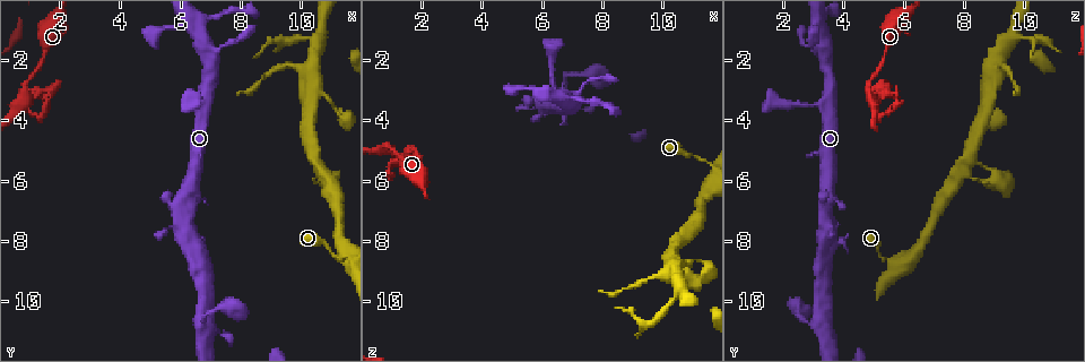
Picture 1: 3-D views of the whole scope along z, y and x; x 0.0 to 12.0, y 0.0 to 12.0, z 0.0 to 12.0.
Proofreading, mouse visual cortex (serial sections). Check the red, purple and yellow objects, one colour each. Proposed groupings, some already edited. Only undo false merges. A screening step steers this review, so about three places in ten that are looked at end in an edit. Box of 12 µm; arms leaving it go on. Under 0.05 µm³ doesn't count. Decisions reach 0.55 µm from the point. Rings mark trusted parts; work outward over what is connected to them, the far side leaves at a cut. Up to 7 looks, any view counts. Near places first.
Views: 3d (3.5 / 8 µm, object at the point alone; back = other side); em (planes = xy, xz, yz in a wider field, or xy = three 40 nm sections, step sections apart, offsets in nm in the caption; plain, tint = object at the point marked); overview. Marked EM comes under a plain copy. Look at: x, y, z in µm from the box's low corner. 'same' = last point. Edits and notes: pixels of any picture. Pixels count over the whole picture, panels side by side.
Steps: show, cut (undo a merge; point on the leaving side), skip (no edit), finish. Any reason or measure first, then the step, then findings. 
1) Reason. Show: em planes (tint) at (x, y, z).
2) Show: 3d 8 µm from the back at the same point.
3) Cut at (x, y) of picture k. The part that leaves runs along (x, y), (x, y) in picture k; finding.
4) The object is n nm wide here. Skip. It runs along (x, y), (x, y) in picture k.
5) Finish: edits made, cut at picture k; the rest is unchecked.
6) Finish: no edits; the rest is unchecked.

Abrupt turn. Show: 3d 8 µm from the back at (6.0, 6.8, 3.3).

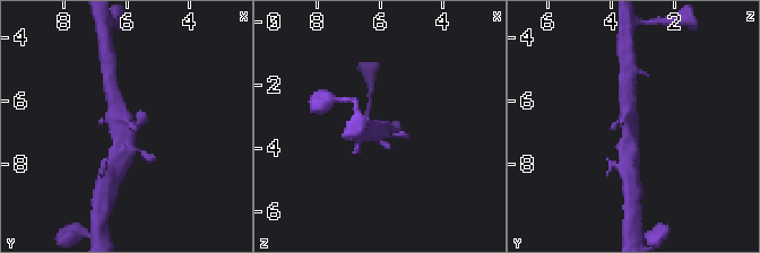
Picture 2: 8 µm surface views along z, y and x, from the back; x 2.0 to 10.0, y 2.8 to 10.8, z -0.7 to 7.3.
Closer look. Show: 3d 3.5 µm at (6.0, 6.8, 3.4).

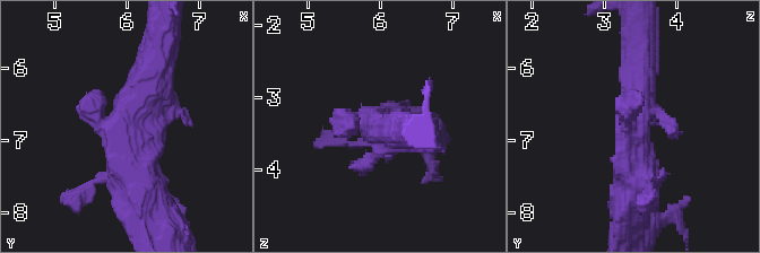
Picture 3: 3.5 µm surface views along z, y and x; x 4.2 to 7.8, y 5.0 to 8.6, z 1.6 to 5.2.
Shape alone is not enough. Show: em xy step 1 (tint) at (5.95, 6.80, 3.35).

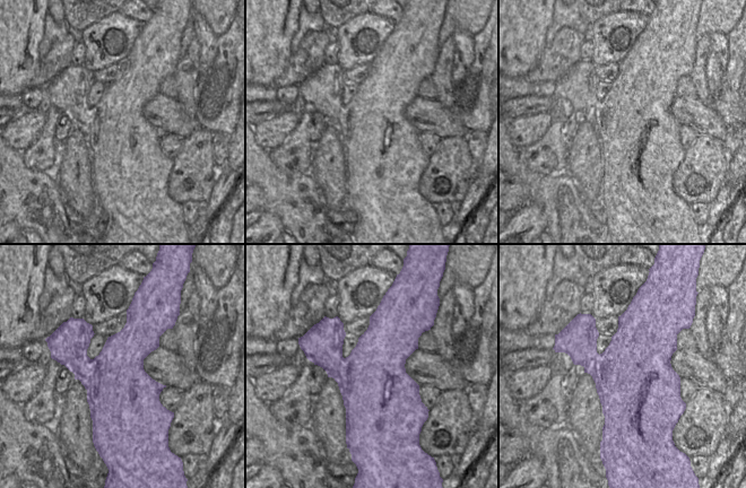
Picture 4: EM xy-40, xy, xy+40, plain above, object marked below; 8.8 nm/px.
Skip. It runs along (156, 63), (124, 119), (141, 202) in picture 3; all the same cell.

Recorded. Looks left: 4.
Four-way junction. Show: 3d 3.5 µm at (6.5, 1.0, 3.2).

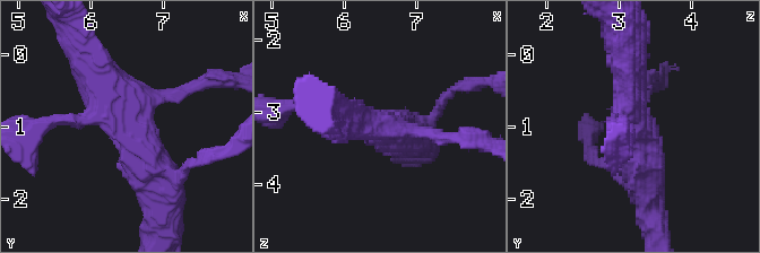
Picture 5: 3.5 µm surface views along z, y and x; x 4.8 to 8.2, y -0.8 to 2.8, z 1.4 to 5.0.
Now the EM. Show: em planes (tint) at (6.55, 0.95, 3.25).

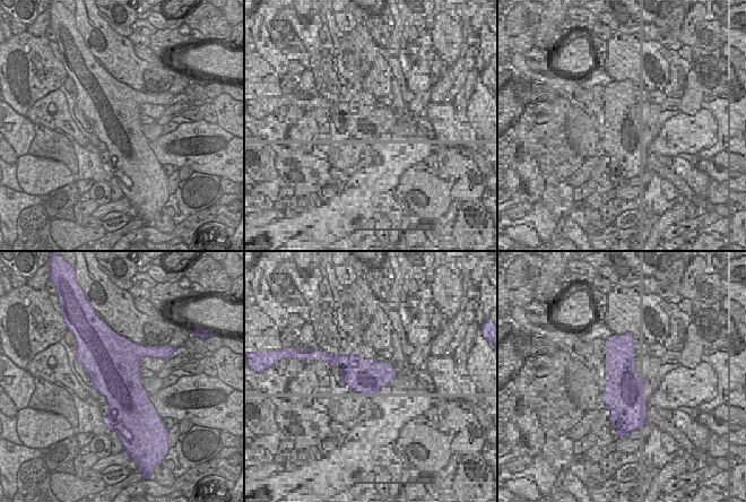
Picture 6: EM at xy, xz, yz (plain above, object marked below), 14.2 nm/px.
The arms are 150, 150, 500, 500 nm wide. Skip. It runs along (161, 188), (92, 62) in picture 5; one cell here.

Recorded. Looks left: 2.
Three arms meet. Show: 3d 3.5 µm at (10.2, 2.5, 9.0).

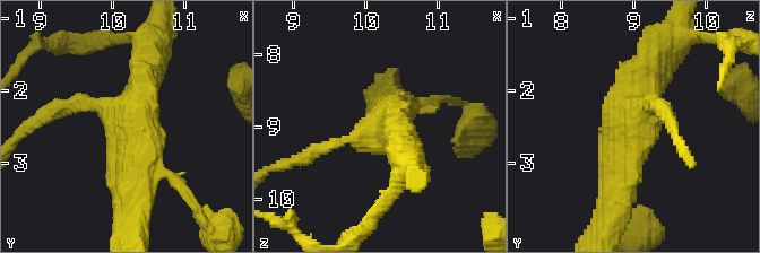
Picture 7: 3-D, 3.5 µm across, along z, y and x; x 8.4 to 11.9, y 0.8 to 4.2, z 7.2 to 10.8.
Show: em xy step 5 (tint) at (10.15, 2.40, 9.10).

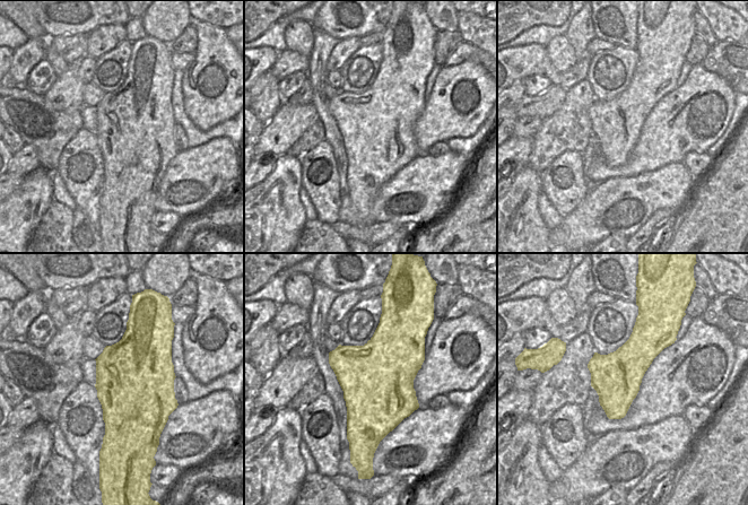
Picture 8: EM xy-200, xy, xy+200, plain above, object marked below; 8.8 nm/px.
3 arms meet here. Cut at (305, 153) of picture 7. The part that leaves runs along (342, 139), (303, 159), (286, 163) in picture 7; two cells meet here.

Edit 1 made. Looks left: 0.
Finish: edits made, cut at picture 7; the rest is unchecked.

